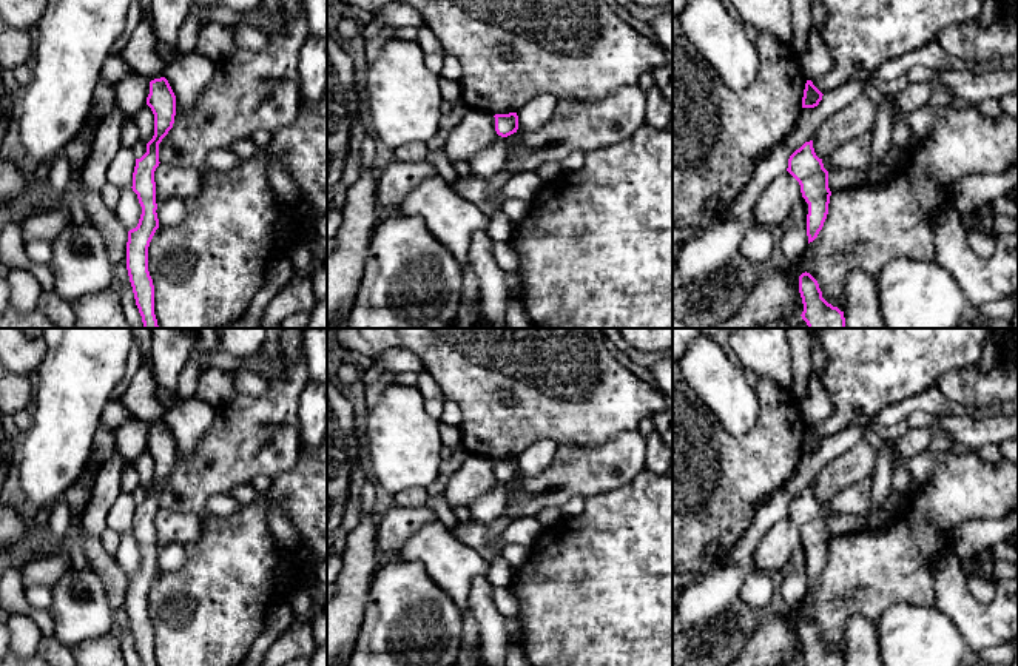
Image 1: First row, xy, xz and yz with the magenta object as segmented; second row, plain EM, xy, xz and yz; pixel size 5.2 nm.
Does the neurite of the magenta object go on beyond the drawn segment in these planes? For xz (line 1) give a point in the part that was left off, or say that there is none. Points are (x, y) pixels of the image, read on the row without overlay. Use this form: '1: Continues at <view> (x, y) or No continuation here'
1: No continuation here

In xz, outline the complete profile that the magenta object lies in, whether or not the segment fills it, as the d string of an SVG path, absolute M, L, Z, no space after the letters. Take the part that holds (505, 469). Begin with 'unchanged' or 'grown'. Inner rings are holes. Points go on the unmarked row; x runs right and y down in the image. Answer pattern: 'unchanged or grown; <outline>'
unchanged; M517 458L509 459L495 459L495 476L501 483L507 483L518 475L518 461Z

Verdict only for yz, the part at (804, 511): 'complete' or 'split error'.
complete

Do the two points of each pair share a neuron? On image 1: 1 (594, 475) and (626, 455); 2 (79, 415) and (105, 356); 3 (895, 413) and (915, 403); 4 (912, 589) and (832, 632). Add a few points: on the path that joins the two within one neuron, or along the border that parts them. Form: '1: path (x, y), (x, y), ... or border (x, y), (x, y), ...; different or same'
1: path (602, 467), (619, 461); same
2: path (79, 401), (79, 383), (91, 370); same
3: path (900, 412), (910, 406); same
4: path (890, 589), (866, 589), (844, 611); same

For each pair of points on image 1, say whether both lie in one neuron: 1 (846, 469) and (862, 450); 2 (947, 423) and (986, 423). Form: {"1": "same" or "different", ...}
{"1": "same", "2": "same"}

